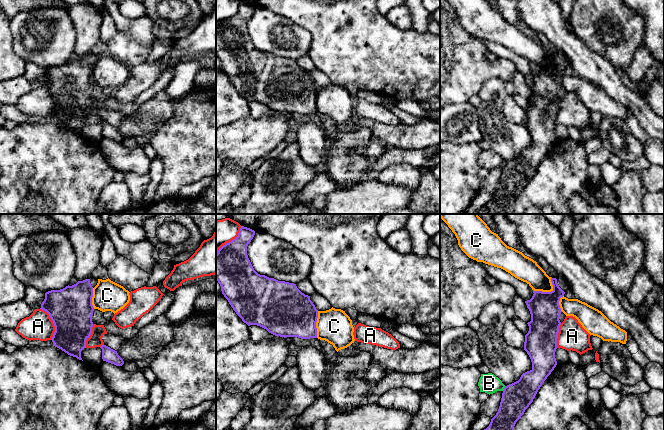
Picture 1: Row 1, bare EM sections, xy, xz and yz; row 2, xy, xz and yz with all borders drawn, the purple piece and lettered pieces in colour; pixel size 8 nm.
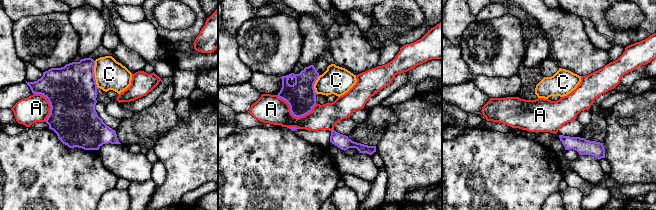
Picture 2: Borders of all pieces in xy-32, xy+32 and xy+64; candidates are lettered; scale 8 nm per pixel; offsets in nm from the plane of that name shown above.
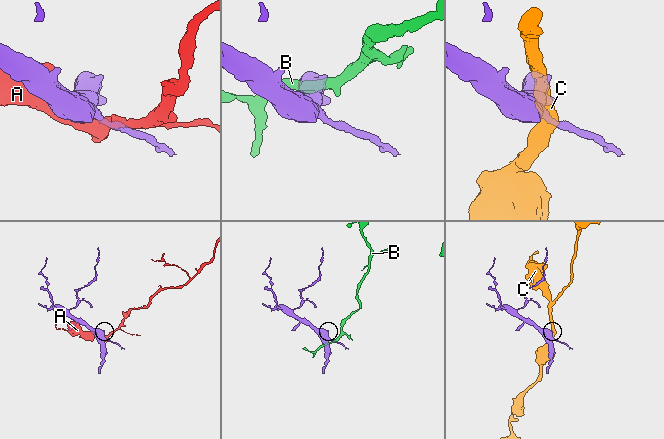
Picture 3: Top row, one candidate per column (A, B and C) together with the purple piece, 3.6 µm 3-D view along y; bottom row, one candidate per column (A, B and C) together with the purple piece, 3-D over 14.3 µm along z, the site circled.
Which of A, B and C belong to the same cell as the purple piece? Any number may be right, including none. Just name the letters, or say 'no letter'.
no letter

